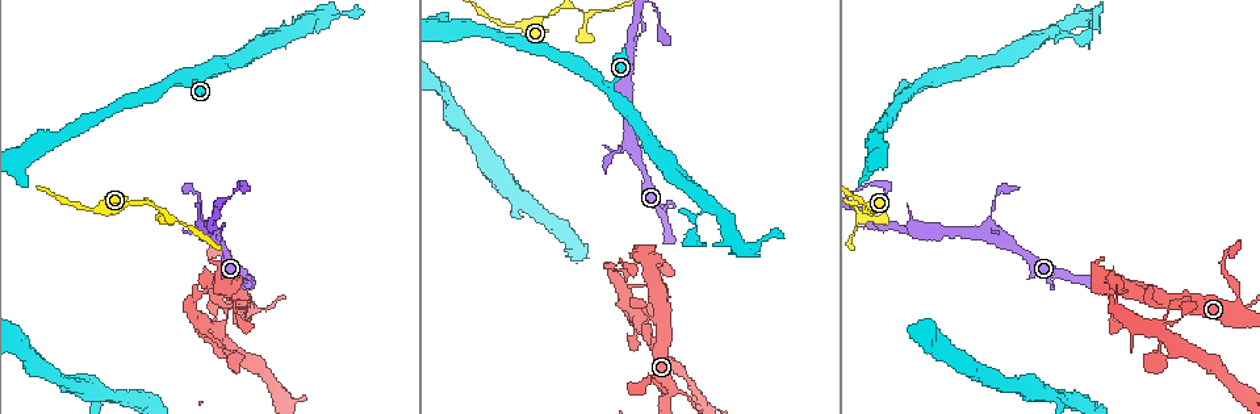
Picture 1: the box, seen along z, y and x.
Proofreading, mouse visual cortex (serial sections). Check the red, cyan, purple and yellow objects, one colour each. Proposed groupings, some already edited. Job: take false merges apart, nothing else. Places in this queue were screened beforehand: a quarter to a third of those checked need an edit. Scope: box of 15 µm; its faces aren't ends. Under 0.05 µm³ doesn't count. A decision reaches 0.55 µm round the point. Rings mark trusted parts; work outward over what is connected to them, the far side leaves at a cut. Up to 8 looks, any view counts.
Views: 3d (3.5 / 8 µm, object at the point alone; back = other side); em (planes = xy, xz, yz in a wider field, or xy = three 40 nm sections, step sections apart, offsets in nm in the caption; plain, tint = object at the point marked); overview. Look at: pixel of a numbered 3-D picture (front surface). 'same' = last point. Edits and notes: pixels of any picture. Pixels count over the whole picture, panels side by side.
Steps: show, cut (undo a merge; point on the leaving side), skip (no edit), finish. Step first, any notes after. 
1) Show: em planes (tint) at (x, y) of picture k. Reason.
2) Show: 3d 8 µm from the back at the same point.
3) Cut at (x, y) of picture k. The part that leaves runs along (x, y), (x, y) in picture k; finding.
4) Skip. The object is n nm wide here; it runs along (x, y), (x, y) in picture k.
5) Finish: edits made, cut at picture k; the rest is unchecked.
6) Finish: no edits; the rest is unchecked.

Show: 3d 8 µm at (220, 283) of picture 1. Four arms meet.

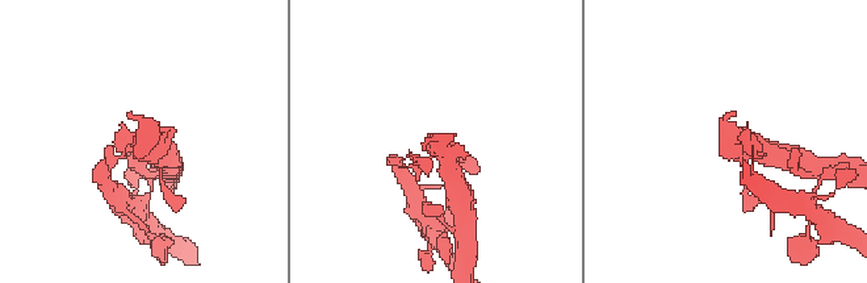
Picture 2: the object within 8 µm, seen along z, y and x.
Show: em xy step 3 (tint) at (734, 141) of picture 2. Now the EM.

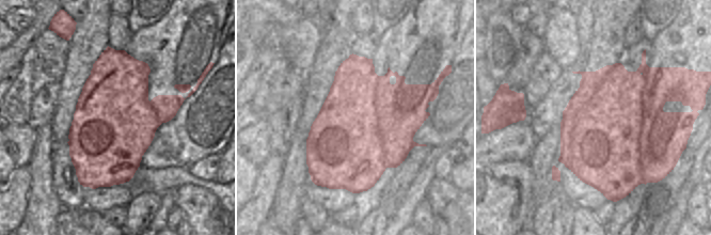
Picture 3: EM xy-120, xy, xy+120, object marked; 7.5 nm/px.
Cut at (109, 150) of picture 2. The object is 700 nm wide here; the part that leaves runs along (130, 137), (103, 173) in picture 2; two cells meet here.

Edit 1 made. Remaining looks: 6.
Show: 3d 8 µm at (694, 227) of picture 1. Sharp bend.

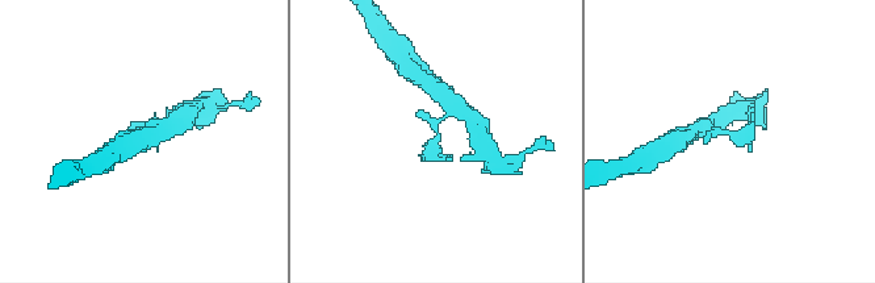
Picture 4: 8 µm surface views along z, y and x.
Show: 3d 3.5 µm at (732, 135) of picture 4.

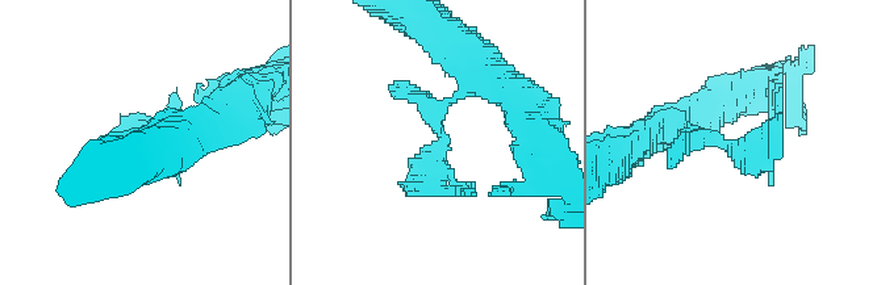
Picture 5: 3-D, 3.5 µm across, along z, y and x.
Show: em planes (tint) at (726, 142) of picture 5.

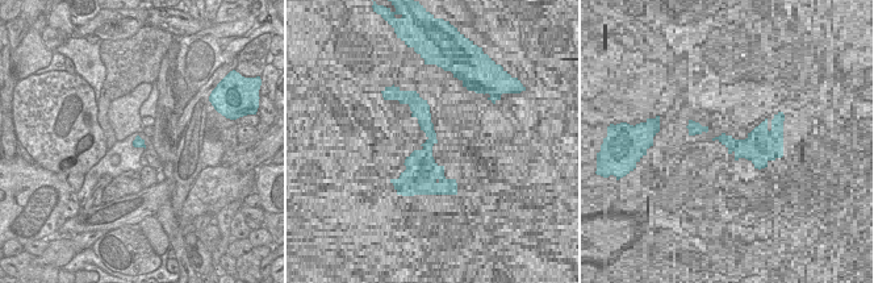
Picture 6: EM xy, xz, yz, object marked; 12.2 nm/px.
Skip. The object is 130 nm wide here; it runs along (481, 72), (437, 112), (433, 183), (460, 189) in picture 5; one cell here.

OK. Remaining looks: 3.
Show: 3d 8 µm at (622, 149) of picture 1. Abrupt turn.

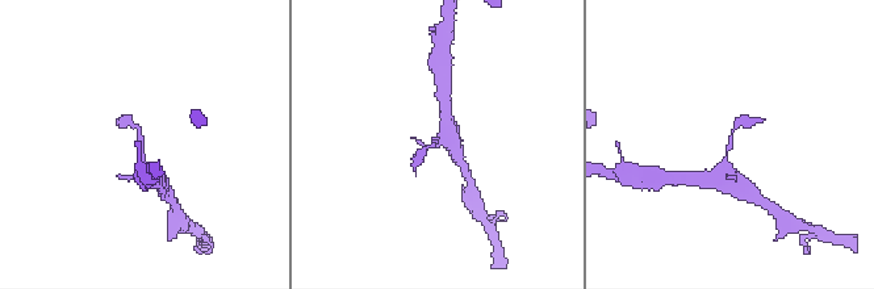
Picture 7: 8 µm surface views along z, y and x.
Show: em xy step 5 (tint) at (729, 135) of picture 7.

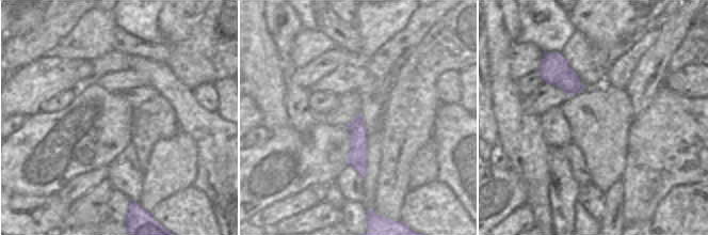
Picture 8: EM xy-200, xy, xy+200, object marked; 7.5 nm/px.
Skip. It runs along (358, 118), (358, 163), (361, 173) in picture 8; all the same cell.

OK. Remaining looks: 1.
Finish: edits made, cut at picture 2; the rest is unchecked.

